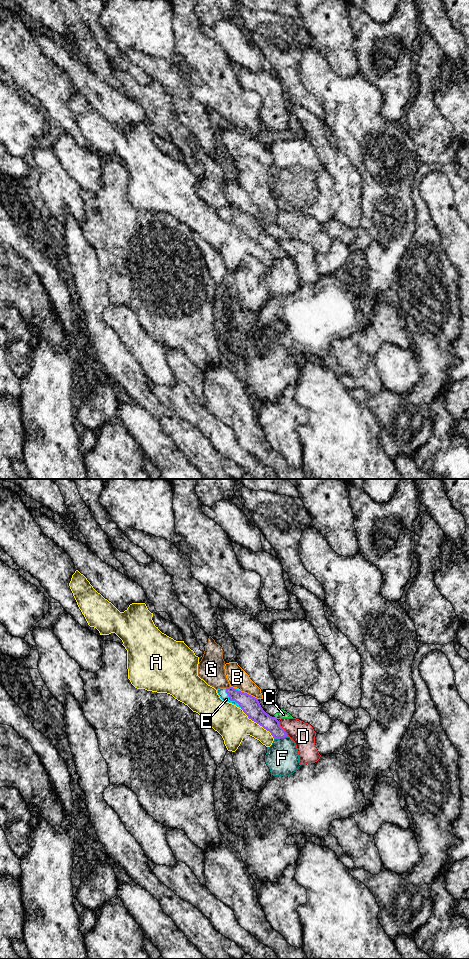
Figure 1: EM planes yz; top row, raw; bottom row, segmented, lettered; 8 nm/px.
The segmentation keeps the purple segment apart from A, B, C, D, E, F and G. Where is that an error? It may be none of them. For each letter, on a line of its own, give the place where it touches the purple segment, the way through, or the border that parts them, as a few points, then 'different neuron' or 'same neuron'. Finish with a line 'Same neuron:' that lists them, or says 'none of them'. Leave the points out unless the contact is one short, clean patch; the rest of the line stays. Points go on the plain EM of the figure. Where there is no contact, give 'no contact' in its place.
A: meets purple in yz at (257, 243); different neuron
B: meets purple in yz at (248, 214); border along yz (240, 210), (257, 219); different neuron
C: meets purple in yz at (275, 238); border along yz (274, 237), (276, 239); different neuron
D: meets purple in yz at (283, 249); different neuron
E: meets purple in yz at (230, 220); different neuron
F: meets purple in yz at (280, 257); different neuron
G: meets purple in yz at (227, 208); different neuron
Same neuron: none of them

